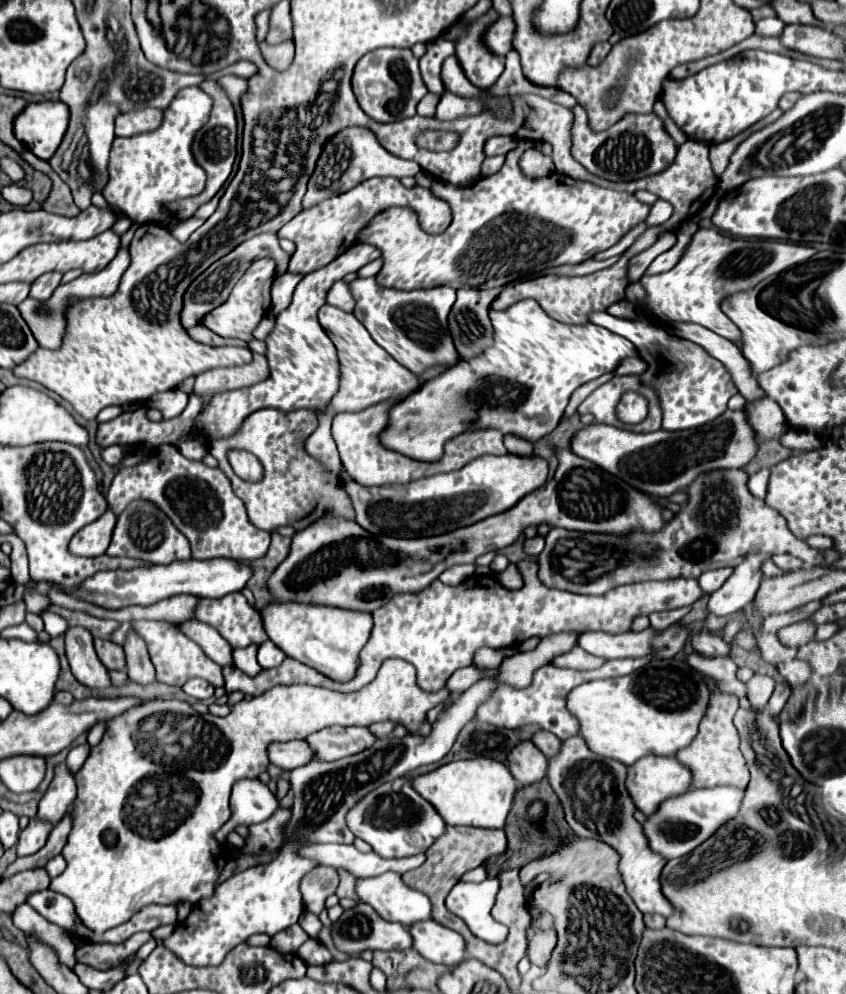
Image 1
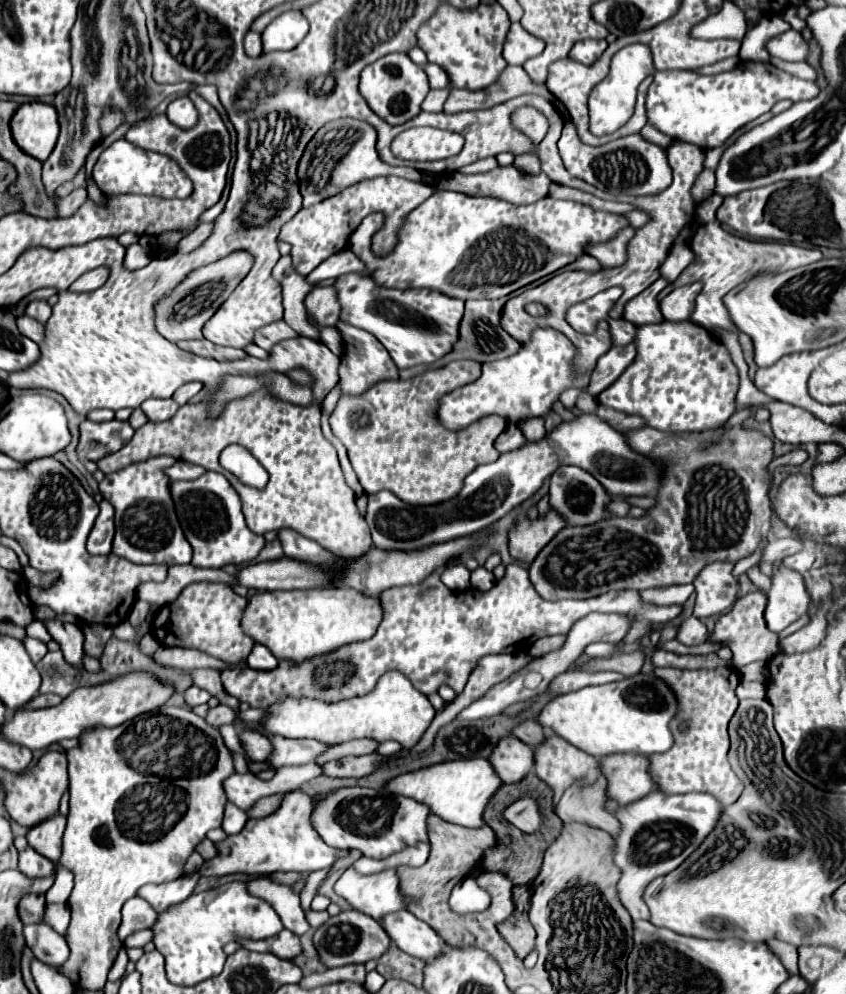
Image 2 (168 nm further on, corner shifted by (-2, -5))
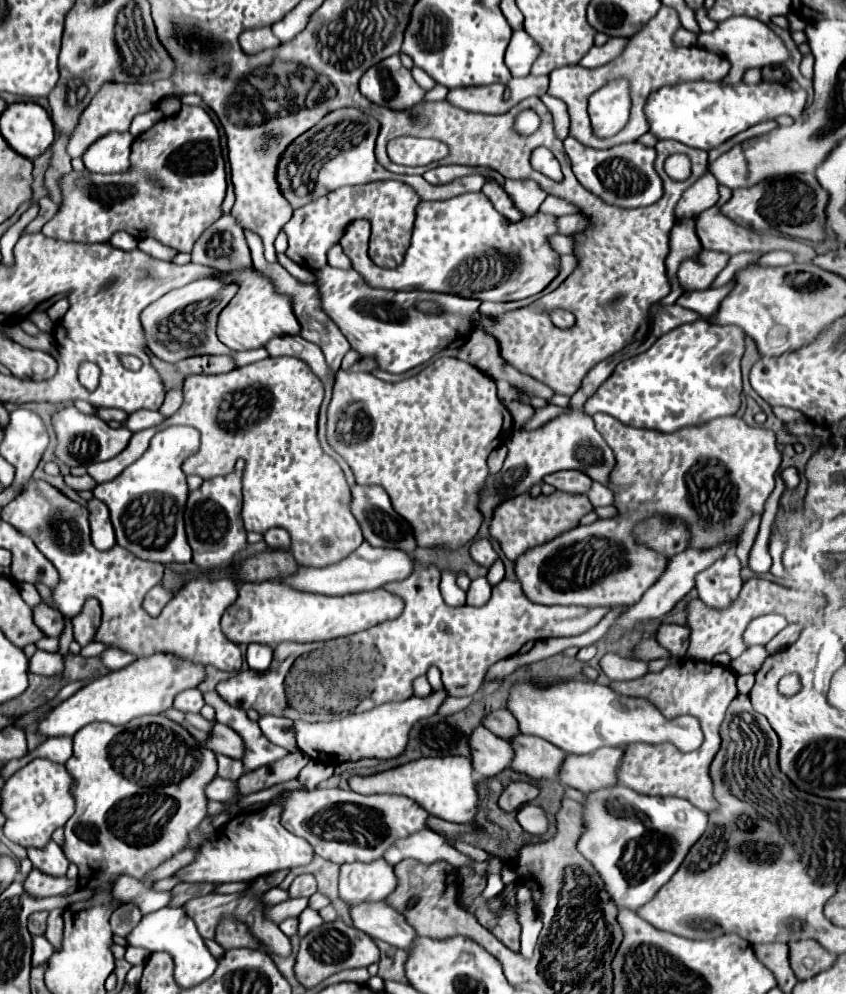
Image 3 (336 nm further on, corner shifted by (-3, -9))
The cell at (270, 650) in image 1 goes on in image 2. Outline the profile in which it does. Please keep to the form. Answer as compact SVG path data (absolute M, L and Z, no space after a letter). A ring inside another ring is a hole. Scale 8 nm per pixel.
M259 643L253 647L251 655L247 657L247 665L253 669L261 669L261 671L271 671L273 667L277 667L277 663L279 661L273 657L273 653Z

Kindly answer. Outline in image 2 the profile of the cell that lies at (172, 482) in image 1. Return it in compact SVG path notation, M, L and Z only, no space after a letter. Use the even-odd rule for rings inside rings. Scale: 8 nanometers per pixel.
M207 471L193 481L171 481L169 491L183 533L193 547L191 565L221 569L225 565L241 565L257 559L257 555L265 547L265 537L249 531L241 513L239 495L225 479L225 475Z

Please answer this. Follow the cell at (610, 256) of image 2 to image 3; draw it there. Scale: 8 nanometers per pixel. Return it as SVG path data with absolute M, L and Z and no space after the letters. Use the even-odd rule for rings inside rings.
M554 235L550 245L554 247L554 251L558 251L558 255L568 255L574 251L574 241L570 235Z

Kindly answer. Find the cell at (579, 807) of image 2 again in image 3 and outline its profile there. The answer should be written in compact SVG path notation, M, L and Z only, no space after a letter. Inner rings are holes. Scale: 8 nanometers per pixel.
M522 733L510 739L510 743L514 747L514 763L510 765L514 771L526 773L532 779L558 779L558 769L566 757L562 749Z

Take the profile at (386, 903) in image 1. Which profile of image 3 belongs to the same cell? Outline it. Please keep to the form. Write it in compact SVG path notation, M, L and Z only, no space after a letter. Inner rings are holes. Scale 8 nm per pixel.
M384 859L374 863L344 863L340 865L340 897L348 903L384 901L396 887L392 865Z

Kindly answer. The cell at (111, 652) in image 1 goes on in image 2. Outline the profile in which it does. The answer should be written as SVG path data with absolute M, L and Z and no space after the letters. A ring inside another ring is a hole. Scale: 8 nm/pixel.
M87 623L87 625L83 625L83 631L85 631L85 653L89 657L99 659L103 655L107 639L113 635L111 627L103 625L103 623L93 623L93 625Z

